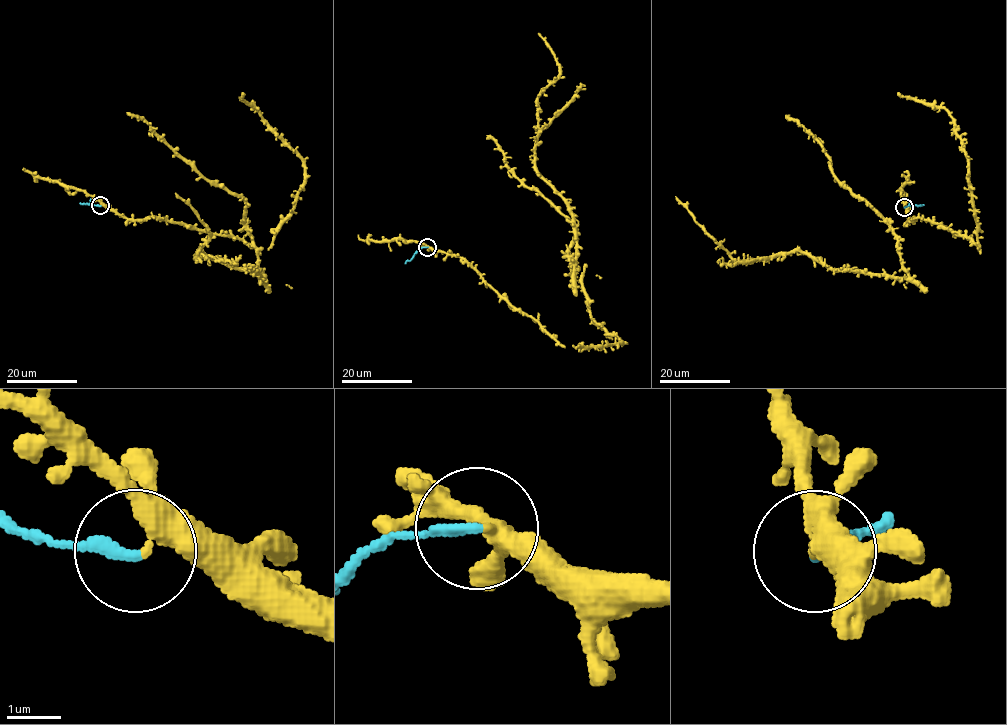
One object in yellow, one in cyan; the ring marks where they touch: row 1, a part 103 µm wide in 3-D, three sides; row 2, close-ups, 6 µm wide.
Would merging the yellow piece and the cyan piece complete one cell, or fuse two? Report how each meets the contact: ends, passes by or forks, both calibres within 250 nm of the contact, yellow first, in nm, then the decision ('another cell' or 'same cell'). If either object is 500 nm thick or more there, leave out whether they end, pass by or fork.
yellow forks | cyan ends | 280/240 nm | another cell

